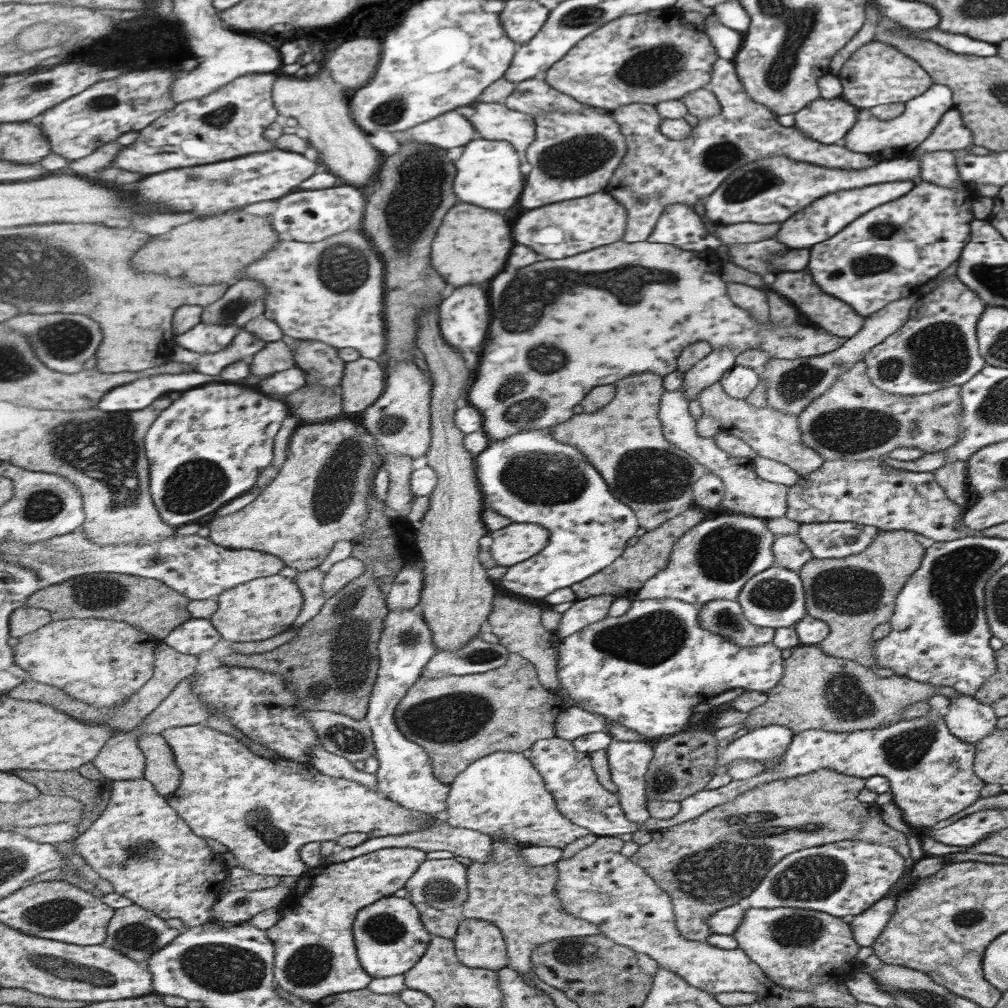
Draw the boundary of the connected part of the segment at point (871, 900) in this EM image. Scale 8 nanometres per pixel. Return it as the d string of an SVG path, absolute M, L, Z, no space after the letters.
M849 840L794 851L781 857L764 875L756 889L745 897L745 900L747 900L749 908L816 910L842 918L849 923L853 916L863 913L864 910L867 910L872 904L876 904L878 900L889 893L891 887L903 874L903 860L901 855L889 847Z

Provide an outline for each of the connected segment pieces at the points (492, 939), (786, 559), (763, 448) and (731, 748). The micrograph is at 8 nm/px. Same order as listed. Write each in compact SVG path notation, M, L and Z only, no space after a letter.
M465 918L453 940L465 966L496 971L510 966L504 934L492 922Z
M775 533L773 542L774 566L797 571L812 554L796 534Z
M718 382L701 390L697 394L696 402L699 404L702 414L712 416L720 422L721 437L731 436L741 439L742 444L750 446L757 456L781 462L791 468L797 476L811 474L824 464L821 454L804 445L798 431L800 429L798 417L795 415L769 407L755 408L755 406L749 406L745 399L729 398L729 395L725 395L724 391L720 389Z
M779 725L754 727L739 738L728 740L719 754L725 762L754 760L765 766L784 756L794 735L788 727Z

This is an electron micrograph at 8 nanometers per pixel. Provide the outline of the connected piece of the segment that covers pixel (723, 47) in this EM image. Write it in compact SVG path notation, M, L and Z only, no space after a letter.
M712 13L708 15L708 18L705 18L703 32L709 37L718 58L734 60L734 56L742 43L742 34L719 24L716 16Z

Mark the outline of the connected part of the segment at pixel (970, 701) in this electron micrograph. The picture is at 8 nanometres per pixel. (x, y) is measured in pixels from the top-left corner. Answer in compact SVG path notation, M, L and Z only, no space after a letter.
M961 693L952 697L948 713L943 718L953 735L973 744L983 740L995 729L996 723L995 713L989 705Z

